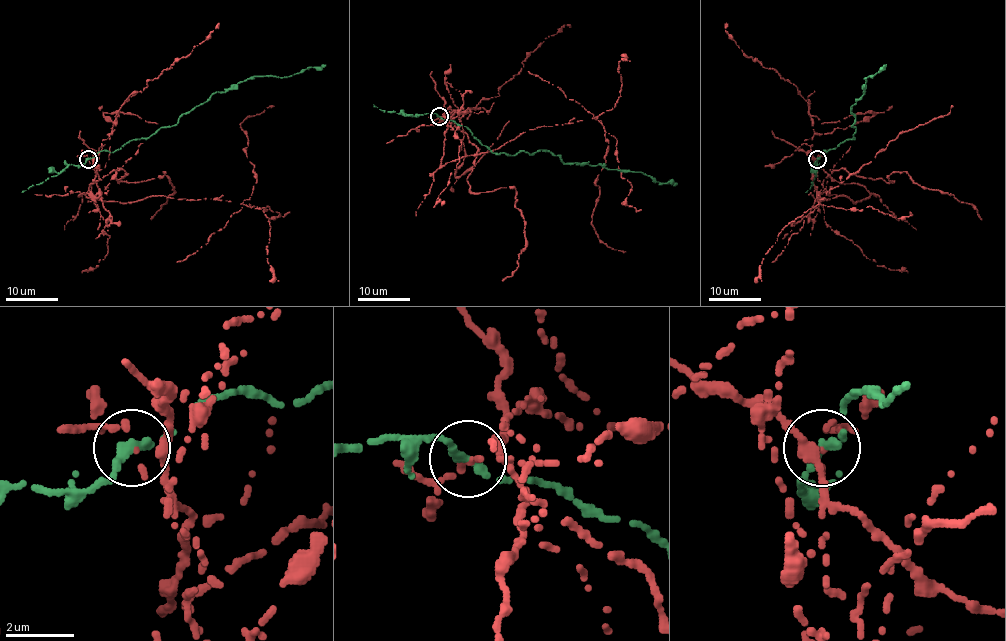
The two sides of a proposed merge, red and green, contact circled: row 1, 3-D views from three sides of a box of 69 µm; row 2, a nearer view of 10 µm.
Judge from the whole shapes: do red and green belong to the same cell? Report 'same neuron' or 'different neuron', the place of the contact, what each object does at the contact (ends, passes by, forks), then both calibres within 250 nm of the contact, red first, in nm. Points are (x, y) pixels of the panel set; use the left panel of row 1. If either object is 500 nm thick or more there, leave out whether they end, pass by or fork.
different neuron; at (88, 159); red ends there; green passes by; 150 nm thick on the red side, 280 nm on the other

